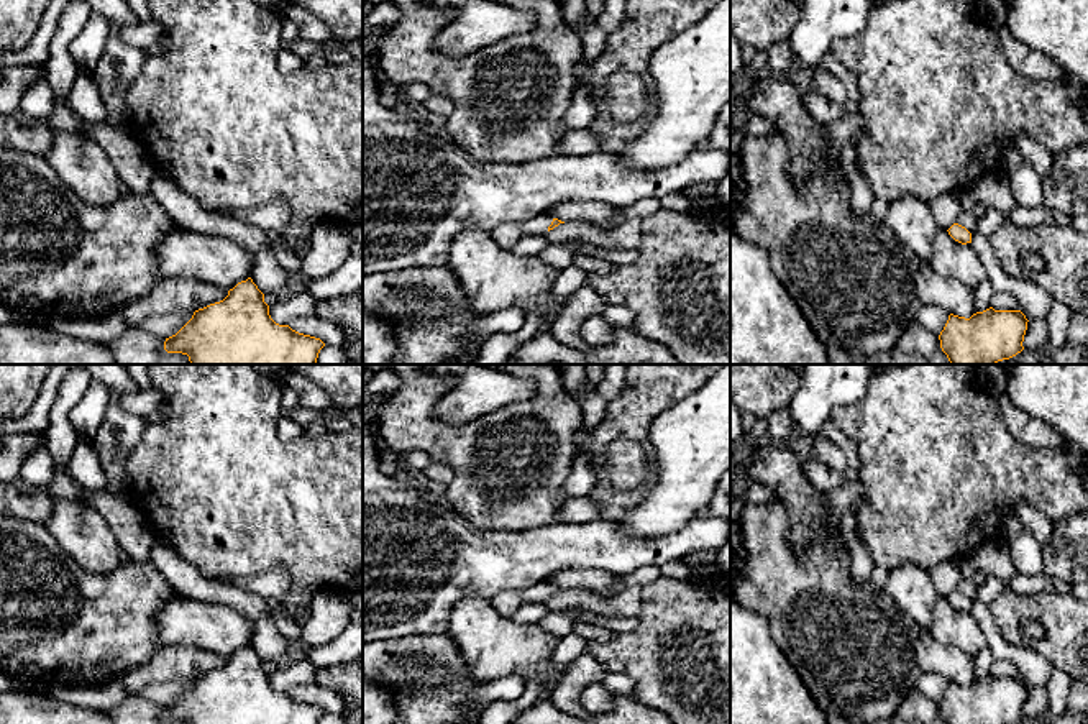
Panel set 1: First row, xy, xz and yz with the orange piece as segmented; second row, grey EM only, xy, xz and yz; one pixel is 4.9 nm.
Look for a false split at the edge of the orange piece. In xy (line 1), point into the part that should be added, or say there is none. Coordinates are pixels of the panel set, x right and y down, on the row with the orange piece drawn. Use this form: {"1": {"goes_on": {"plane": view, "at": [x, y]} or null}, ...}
{"1": {"goes_on": null}}

